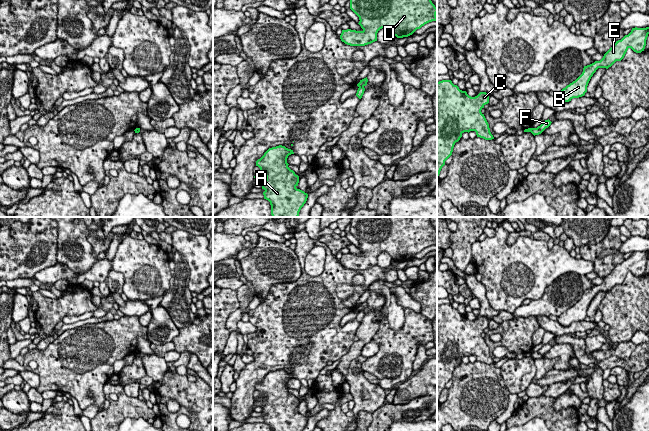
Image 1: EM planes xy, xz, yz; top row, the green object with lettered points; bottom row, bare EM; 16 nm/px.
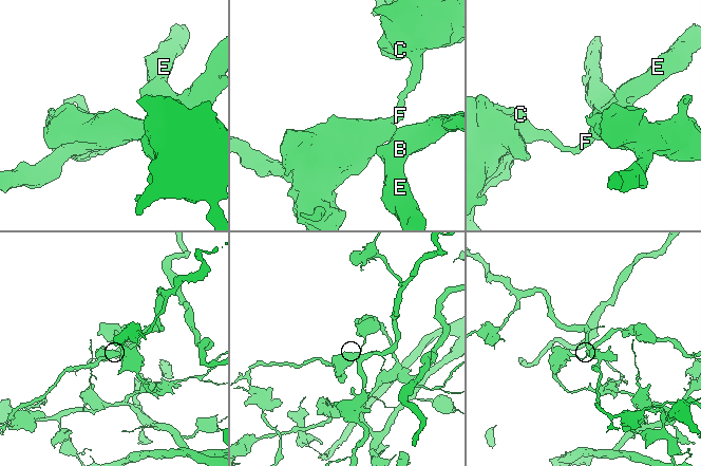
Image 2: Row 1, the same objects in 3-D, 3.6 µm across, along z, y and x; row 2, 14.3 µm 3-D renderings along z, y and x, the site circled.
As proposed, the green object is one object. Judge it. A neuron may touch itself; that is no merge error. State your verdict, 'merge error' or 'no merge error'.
merge error

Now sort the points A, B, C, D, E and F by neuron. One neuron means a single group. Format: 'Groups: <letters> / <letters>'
Groups: A B E F / C D

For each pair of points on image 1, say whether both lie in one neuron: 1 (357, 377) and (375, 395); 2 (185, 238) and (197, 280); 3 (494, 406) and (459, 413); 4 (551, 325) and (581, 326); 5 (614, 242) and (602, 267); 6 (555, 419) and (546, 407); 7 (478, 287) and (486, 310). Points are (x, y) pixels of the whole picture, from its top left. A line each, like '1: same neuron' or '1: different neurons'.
1: same neuron
2: same neuron
3: same neuron
4: same neuron
5: same neuron
6: same neuron
7: same neuron

